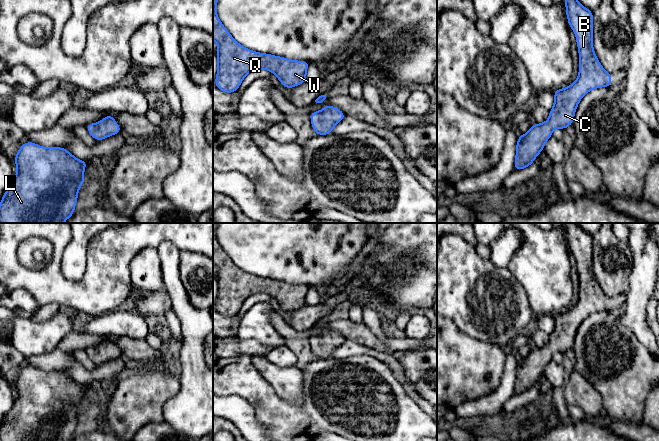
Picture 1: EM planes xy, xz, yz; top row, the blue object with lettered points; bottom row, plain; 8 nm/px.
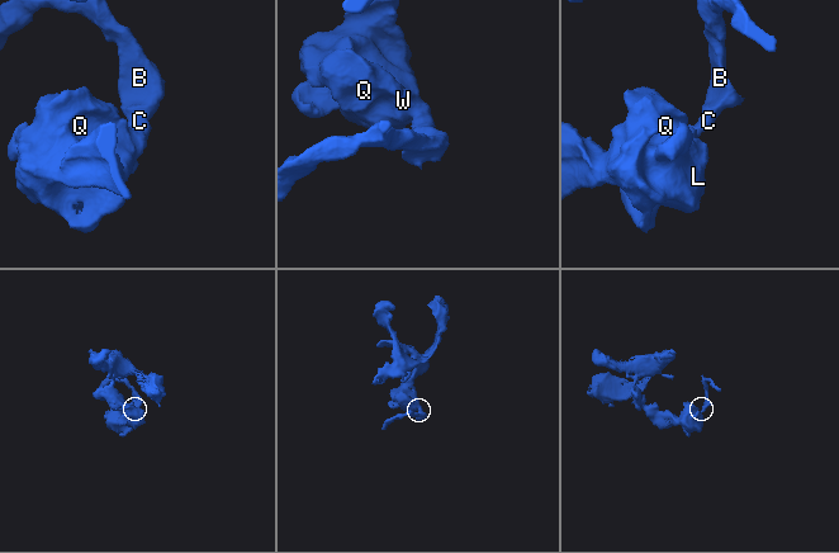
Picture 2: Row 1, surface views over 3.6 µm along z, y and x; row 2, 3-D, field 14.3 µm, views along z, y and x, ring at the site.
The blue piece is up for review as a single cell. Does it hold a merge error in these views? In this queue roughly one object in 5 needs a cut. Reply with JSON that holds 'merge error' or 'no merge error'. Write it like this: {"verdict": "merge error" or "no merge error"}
{"verdict": "no merge error"}

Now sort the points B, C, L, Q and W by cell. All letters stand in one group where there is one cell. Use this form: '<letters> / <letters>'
B C L Q W

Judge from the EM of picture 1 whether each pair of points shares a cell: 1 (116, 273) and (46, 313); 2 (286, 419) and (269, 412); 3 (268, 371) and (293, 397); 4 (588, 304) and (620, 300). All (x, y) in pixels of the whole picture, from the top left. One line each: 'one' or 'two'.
1: two
2: one
3: one
4: one

